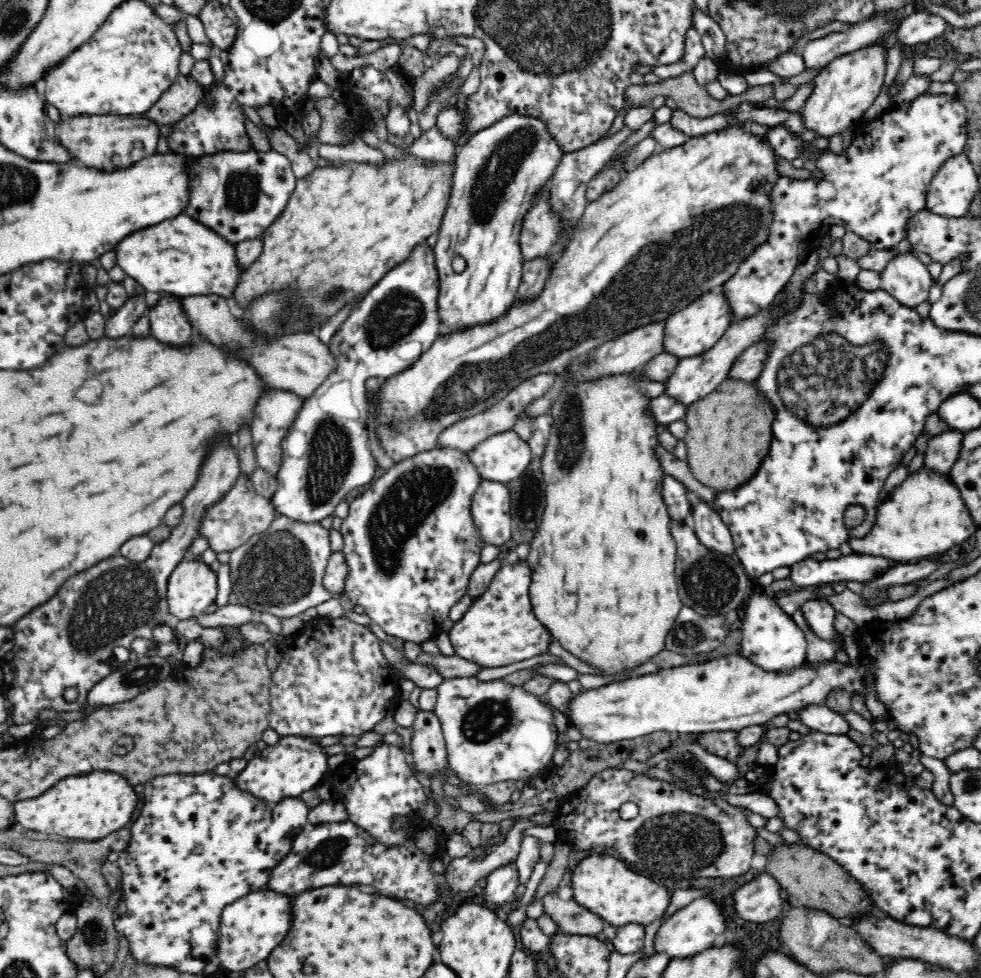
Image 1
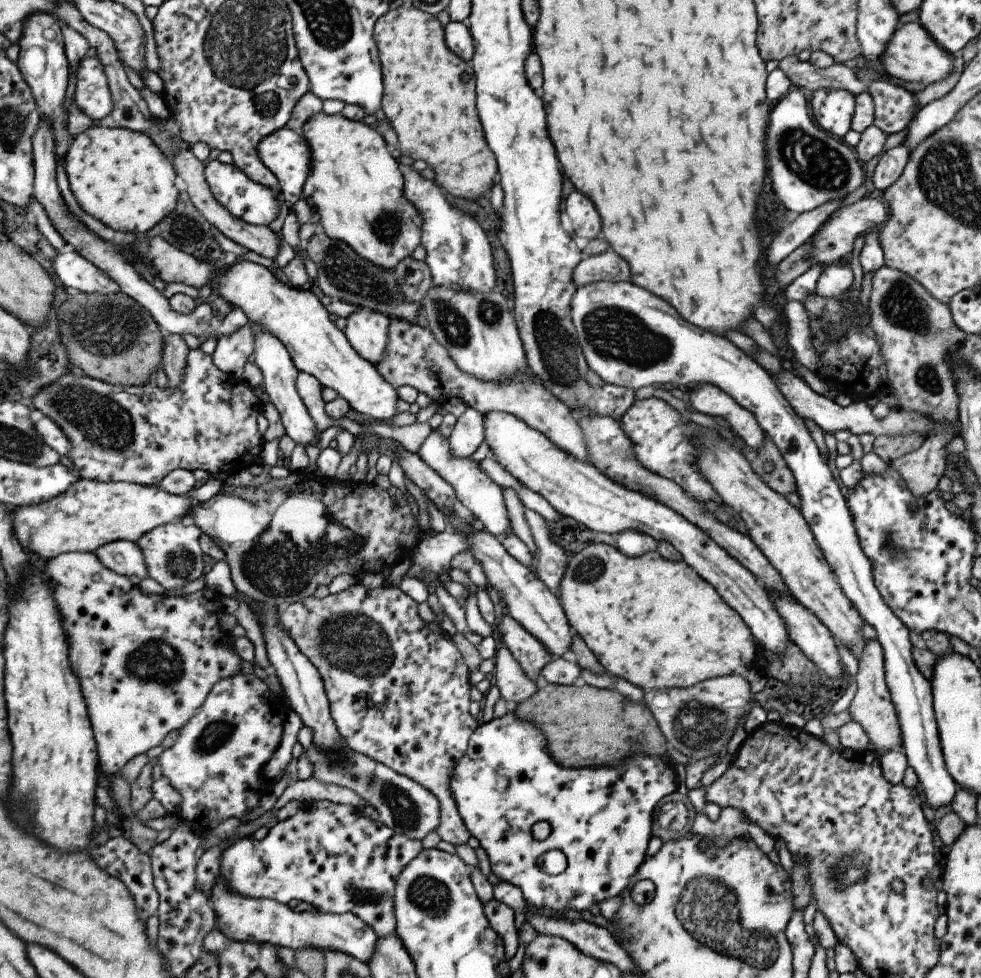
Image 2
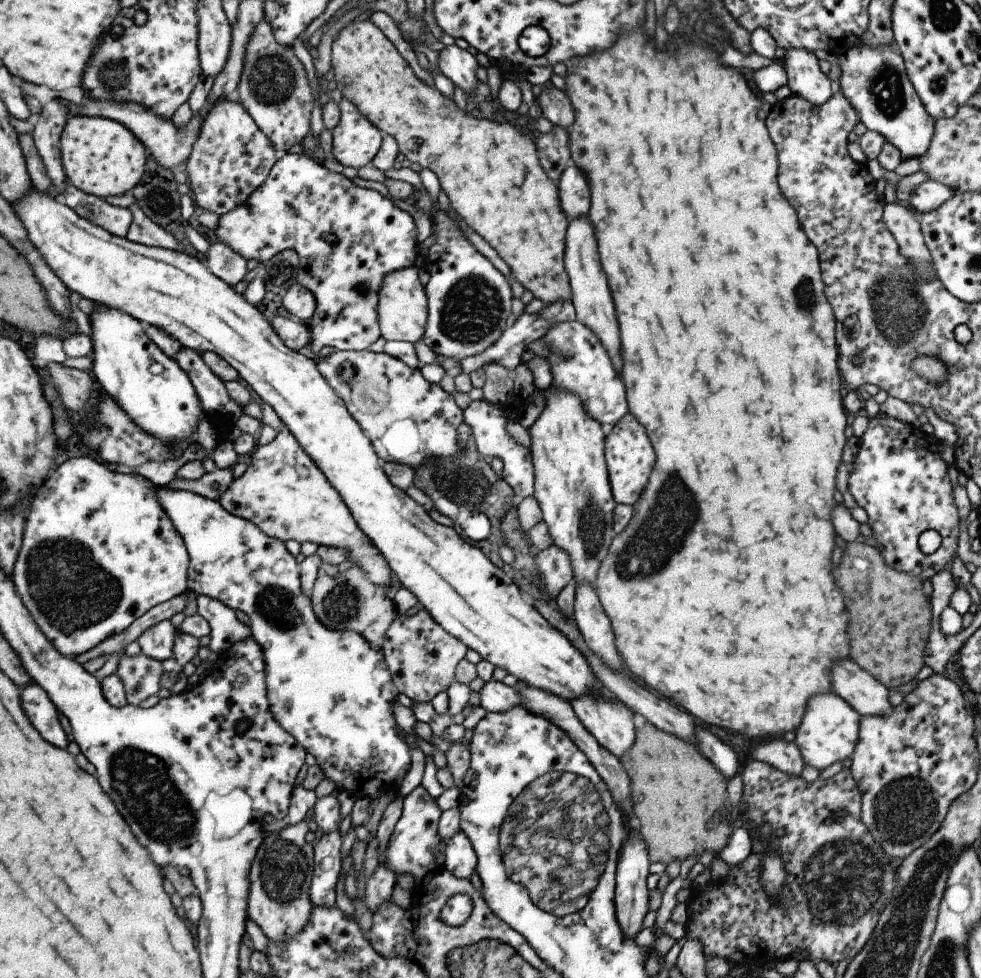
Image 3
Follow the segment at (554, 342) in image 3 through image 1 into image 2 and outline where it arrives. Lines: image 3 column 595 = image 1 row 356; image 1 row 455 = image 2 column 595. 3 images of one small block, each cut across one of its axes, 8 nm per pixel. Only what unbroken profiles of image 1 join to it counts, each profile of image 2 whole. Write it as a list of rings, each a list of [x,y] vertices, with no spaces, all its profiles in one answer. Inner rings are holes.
[[[598,281],[576,288],[570,304],[570,318],[588,368],[607,384],[636,391],[654,384],[687,389],[688,384],[710,383],[724,390],[754,415],[794,474],[796,492],[801,501],[800,514],[812,529],[814,540],[836,575],[844,596],[852,601],[860,618],[876,630],[876,640],[882,645],[885,681],[896,708],[904,754],[918,775],[922,796],[932,810],[952,805],[958,786],[944,762],[931,684],[914,662],[909,628],[894,616],[875,584],[873,566],[862,552],[844,487],[834,476],[830,462],[822,458],[805,420],[790,408],[769,372],[730,340],[694,328],[680,318],[670,304],[630,281]]]

